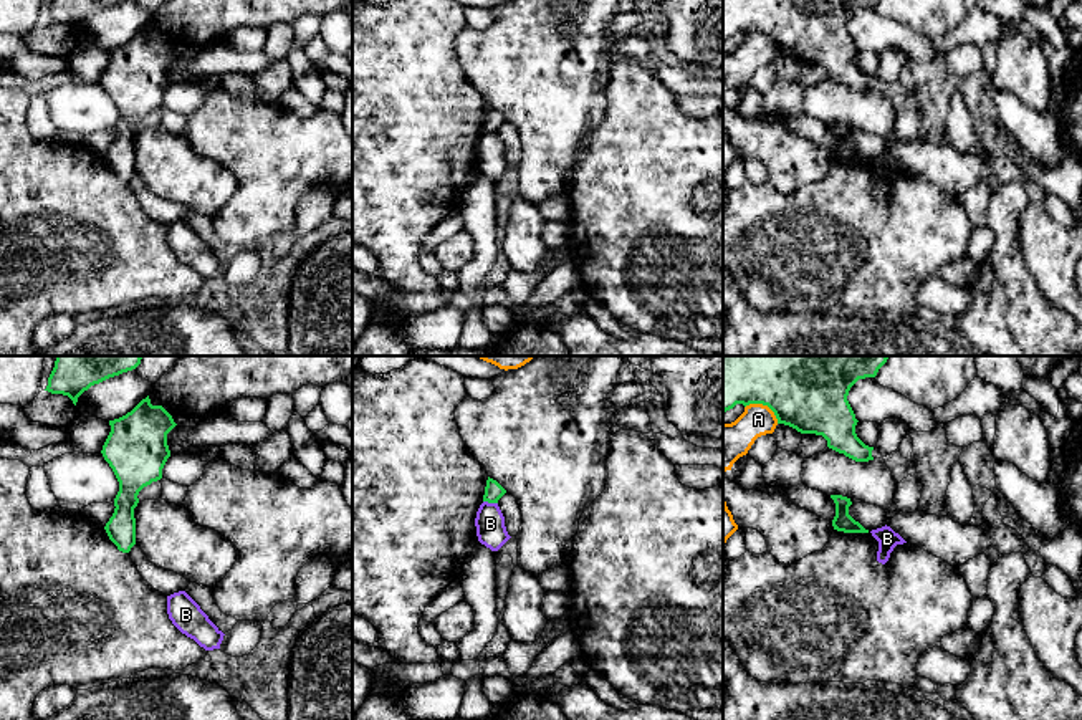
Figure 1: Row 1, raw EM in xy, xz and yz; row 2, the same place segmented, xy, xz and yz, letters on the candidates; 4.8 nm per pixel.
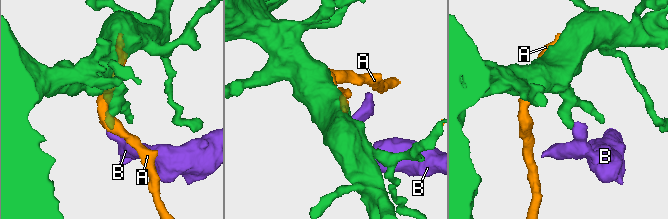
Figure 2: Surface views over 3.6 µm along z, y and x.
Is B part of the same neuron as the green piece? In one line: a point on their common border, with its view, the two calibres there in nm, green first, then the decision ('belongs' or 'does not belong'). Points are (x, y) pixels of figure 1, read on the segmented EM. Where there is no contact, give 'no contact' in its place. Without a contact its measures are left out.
contact xz (490, 502); calibres 90 and 140 nm; does not belong

